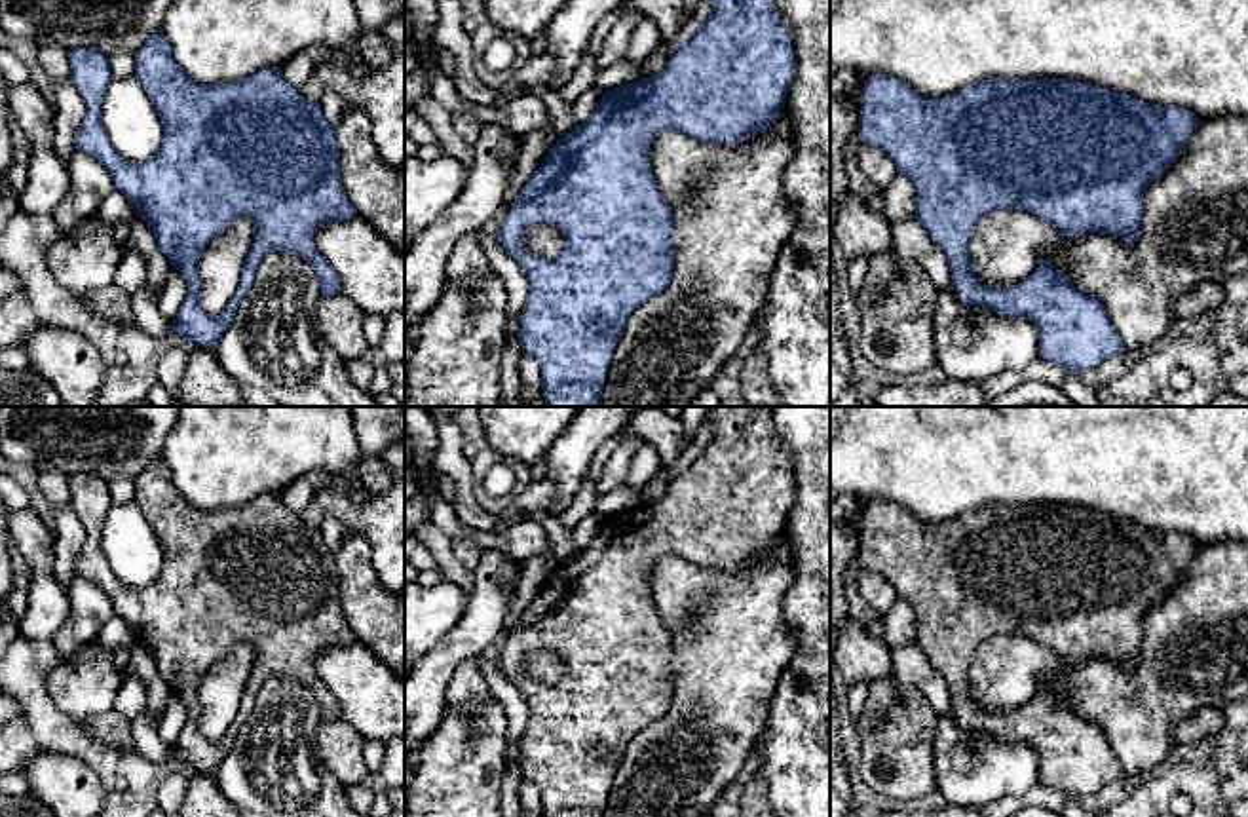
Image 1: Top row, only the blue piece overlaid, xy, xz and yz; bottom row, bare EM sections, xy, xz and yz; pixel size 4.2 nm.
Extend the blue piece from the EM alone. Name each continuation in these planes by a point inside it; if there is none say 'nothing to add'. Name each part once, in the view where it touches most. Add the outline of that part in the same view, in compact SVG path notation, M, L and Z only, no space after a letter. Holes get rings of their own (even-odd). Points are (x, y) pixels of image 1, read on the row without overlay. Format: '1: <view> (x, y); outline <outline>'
nothing to add

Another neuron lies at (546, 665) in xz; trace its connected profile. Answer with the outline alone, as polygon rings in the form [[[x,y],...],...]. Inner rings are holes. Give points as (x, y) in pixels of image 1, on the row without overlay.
[[[536,650],[522,661],[522,671],[530,678],[553,686],[564,674],[566,663],[555,650]]]

